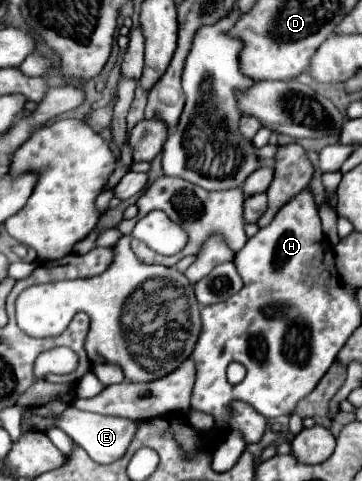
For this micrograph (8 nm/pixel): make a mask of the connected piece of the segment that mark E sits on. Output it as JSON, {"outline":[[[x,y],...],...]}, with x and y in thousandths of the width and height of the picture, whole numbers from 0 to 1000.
{"outline":[[[182,848],[166,865],[149,865],[149,869],[155,869],[155,886],[177,894],[221,931],[232,931],[243,948],[271,965],[304,965],[337,952],[370,902],[387,890],[381,873],[354,873],[354,869],[326,869],[326,865],[276,865],[276,861],[227,857],[210,848]]]}

